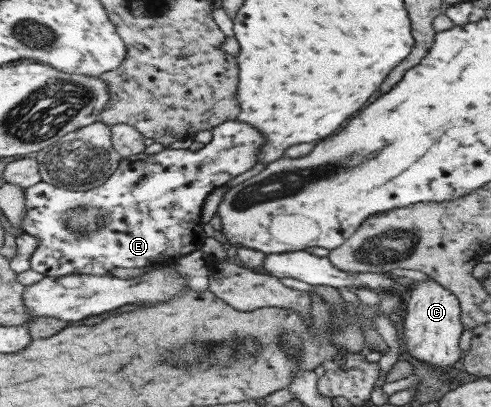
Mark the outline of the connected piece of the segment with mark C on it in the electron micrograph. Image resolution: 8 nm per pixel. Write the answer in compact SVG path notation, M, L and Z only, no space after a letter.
M430 278L424 282L412 282L411 285L410 298L406 304L406 316L402 322L404 350L414 360L418 360L426 366L432 366L438 372L446 372L448 368L456 367L462 356L459 347L462 328L459 322L458 300Z

